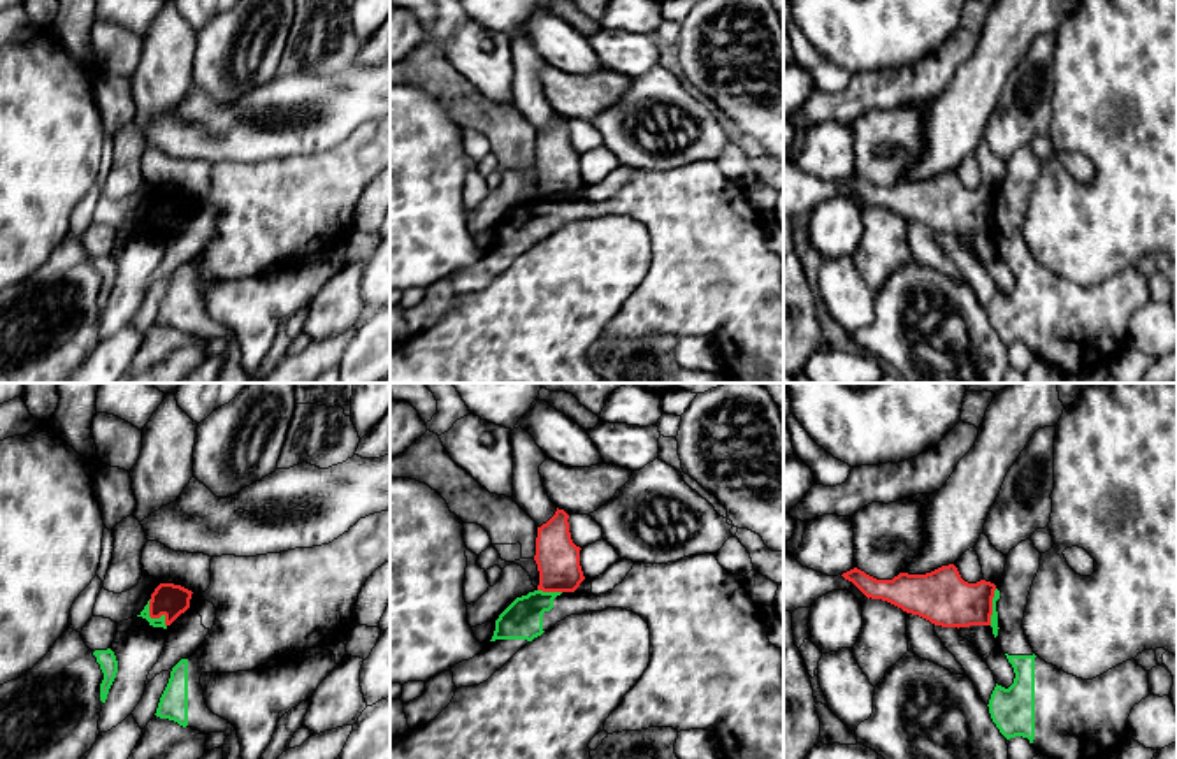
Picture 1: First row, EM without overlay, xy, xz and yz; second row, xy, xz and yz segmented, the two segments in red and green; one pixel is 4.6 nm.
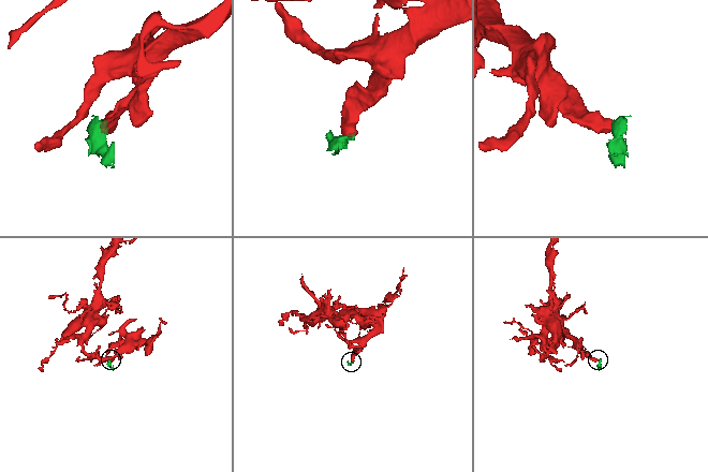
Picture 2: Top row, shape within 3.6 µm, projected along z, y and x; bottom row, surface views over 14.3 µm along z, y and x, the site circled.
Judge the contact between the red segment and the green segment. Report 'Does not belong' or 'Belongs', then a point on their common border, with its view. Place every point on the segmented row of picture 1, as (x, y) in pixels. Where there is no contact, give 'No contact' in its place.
Does not belong. Touches red at xy (153, 617)

